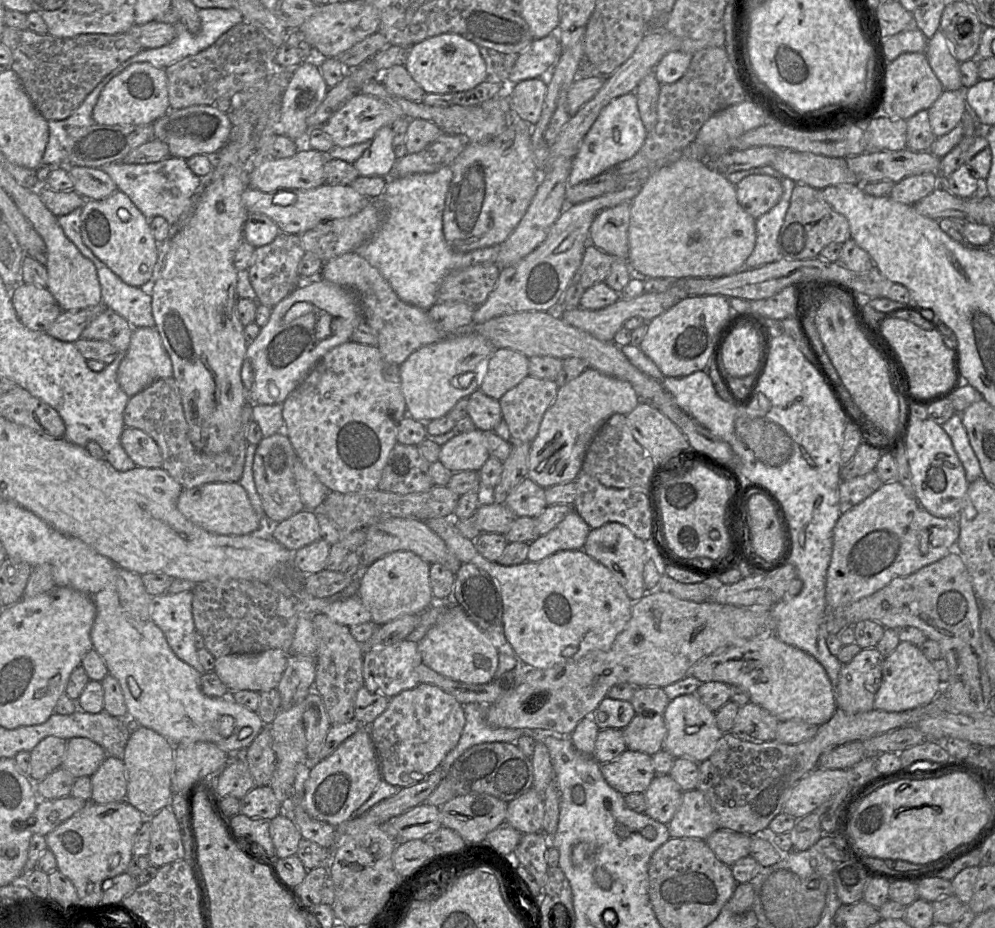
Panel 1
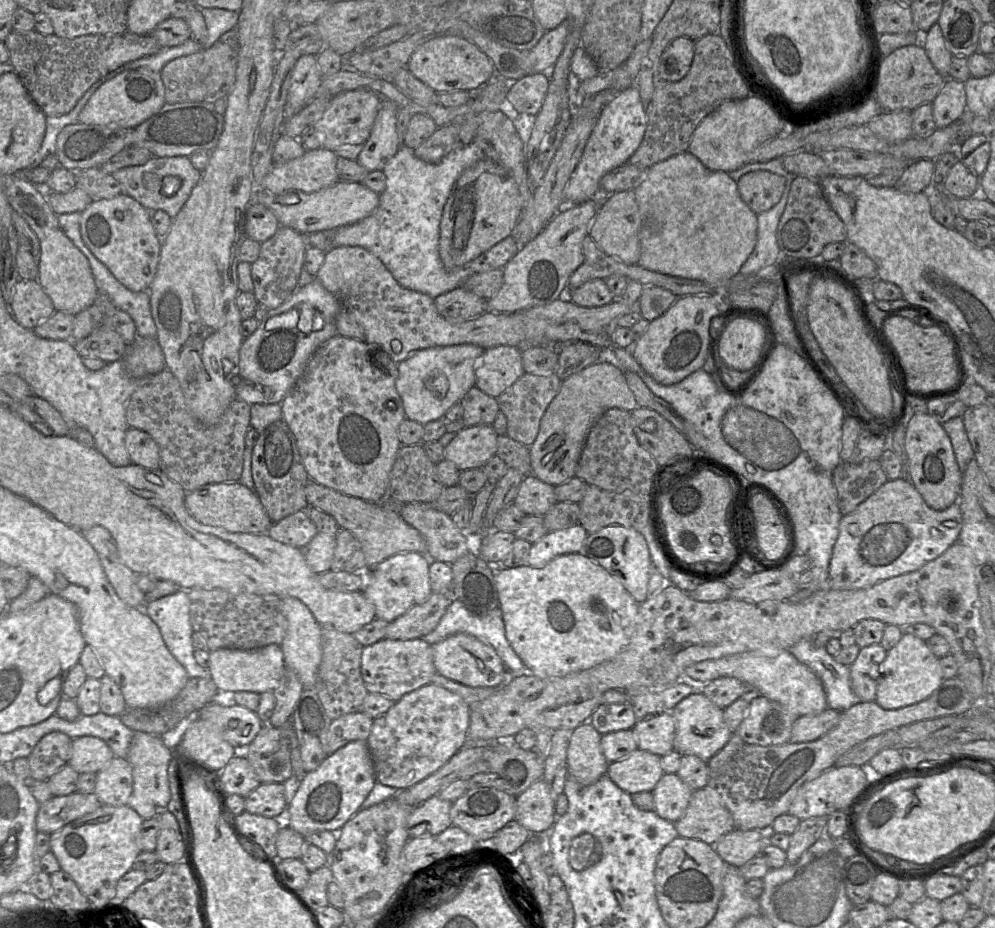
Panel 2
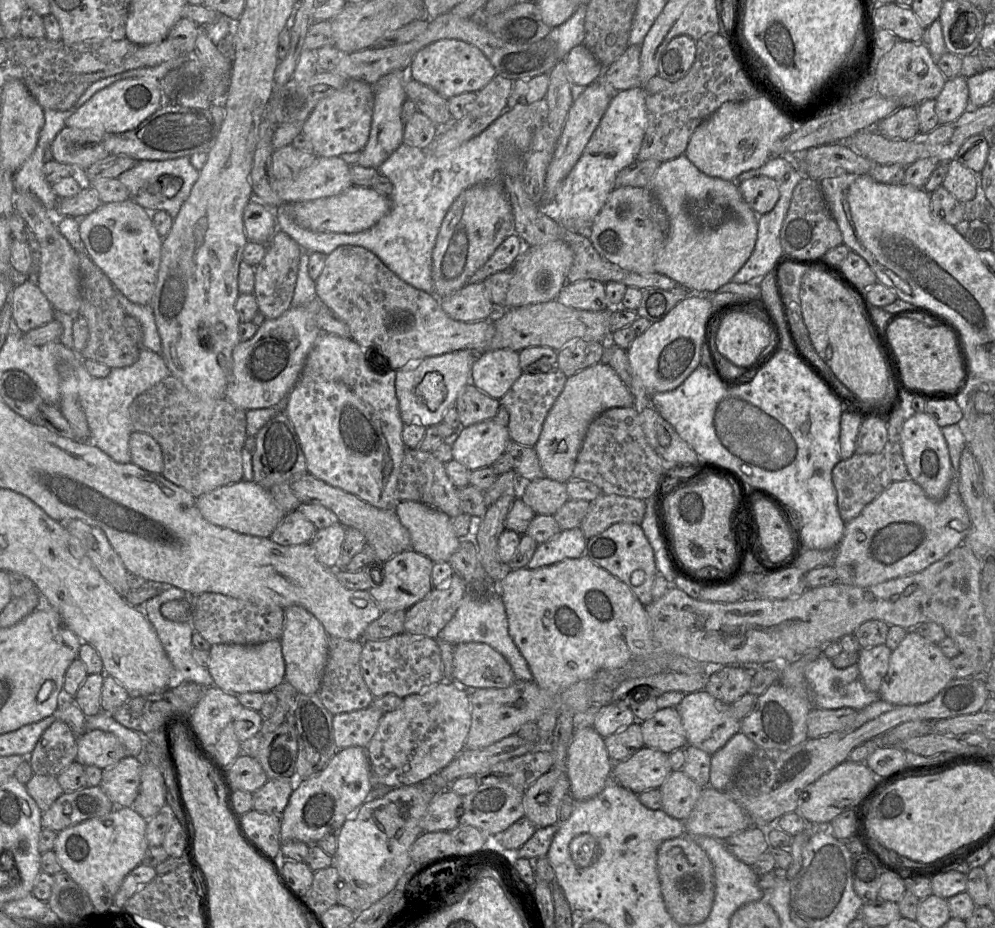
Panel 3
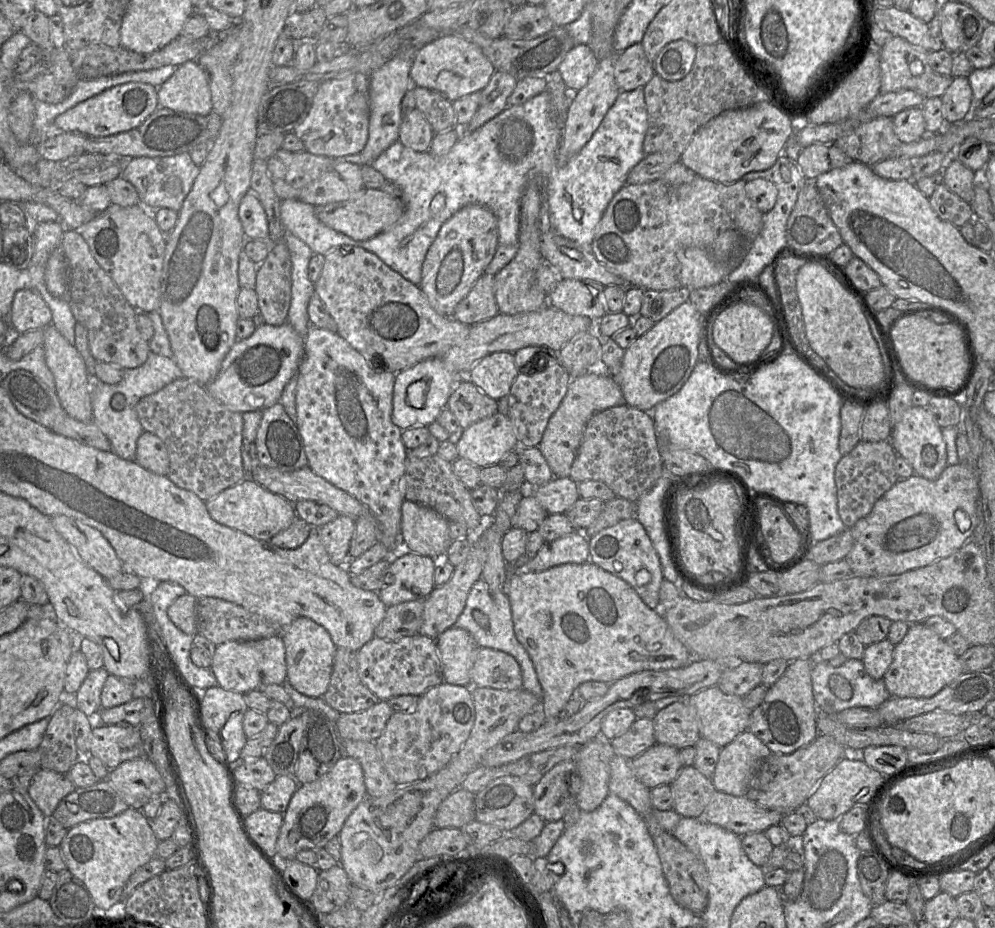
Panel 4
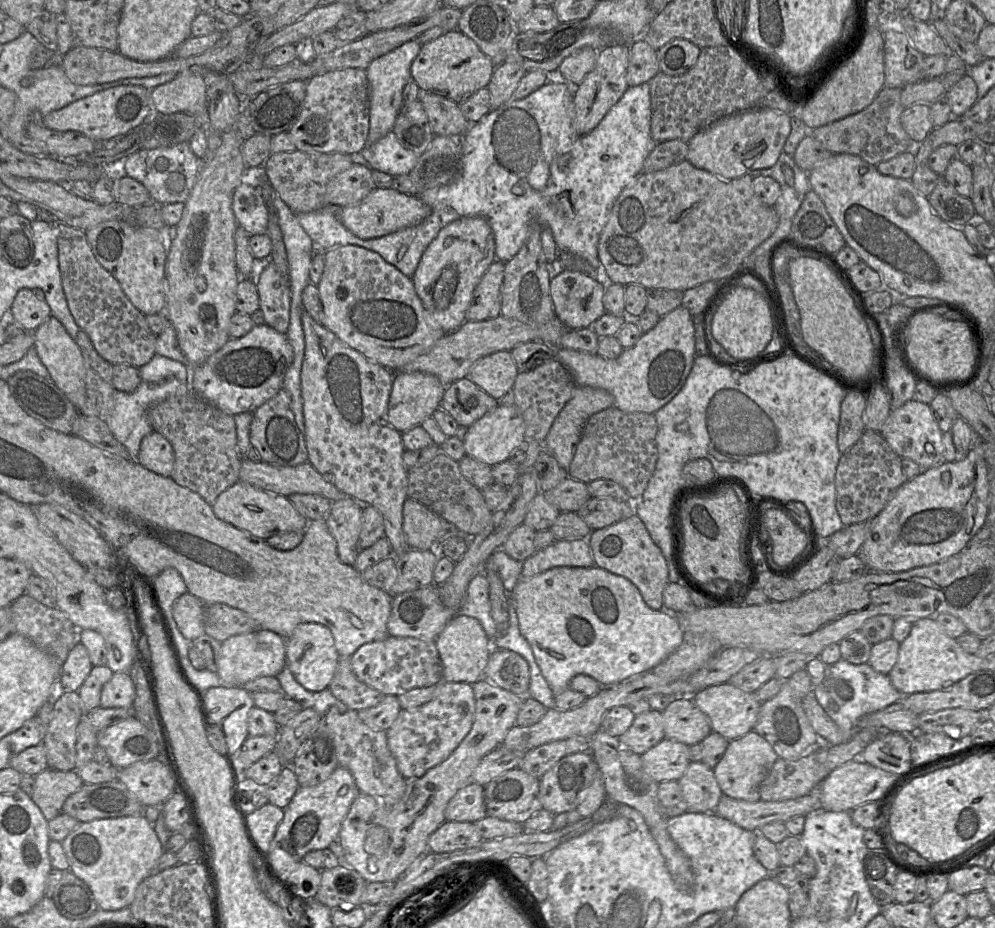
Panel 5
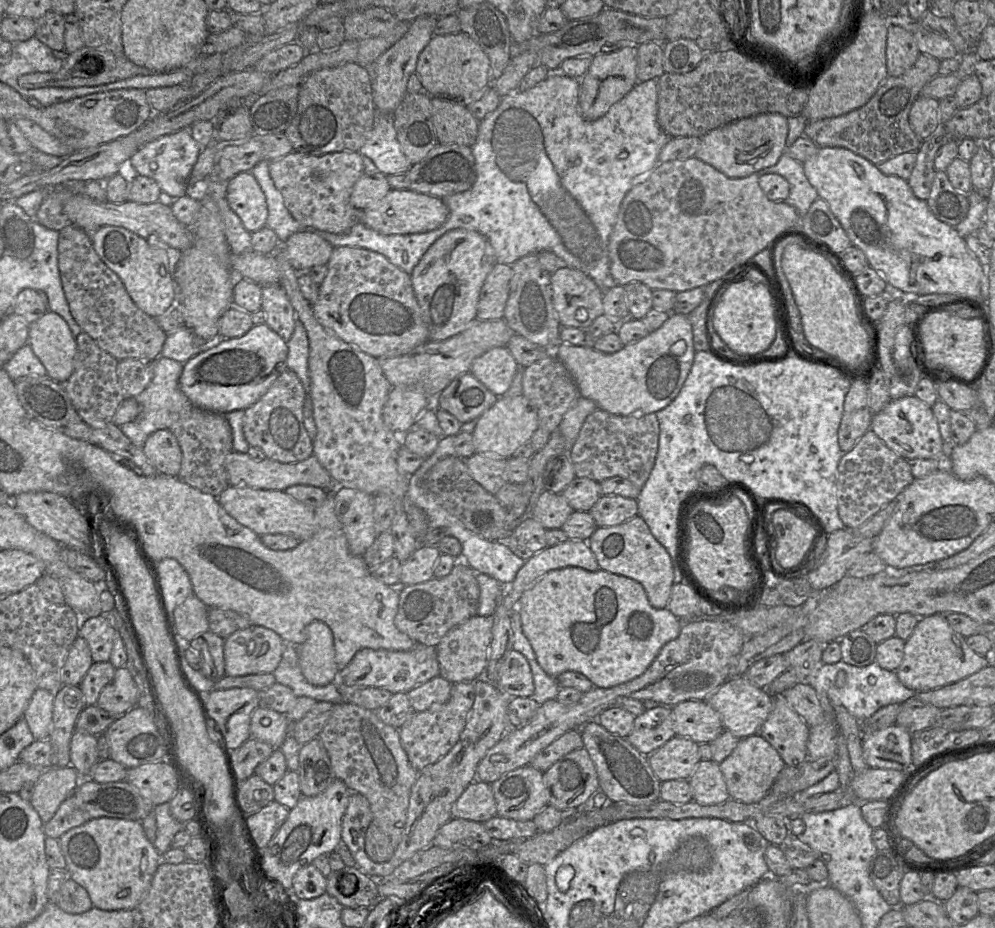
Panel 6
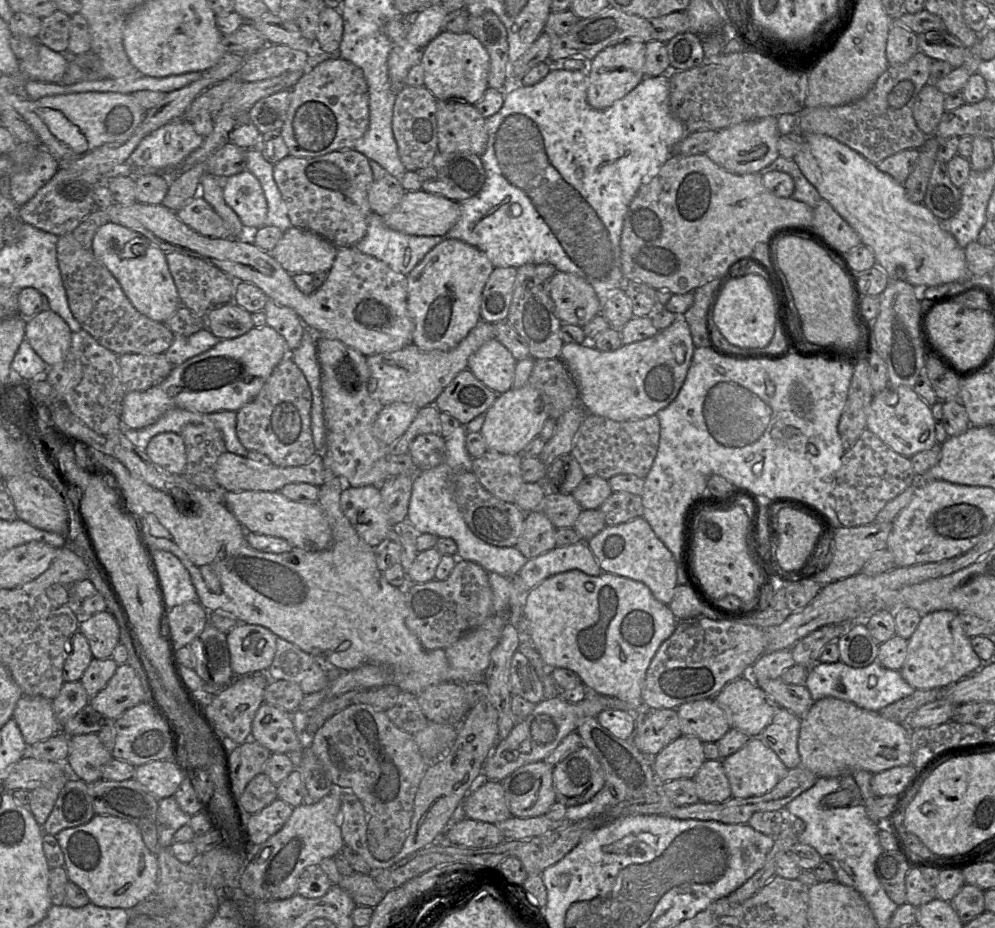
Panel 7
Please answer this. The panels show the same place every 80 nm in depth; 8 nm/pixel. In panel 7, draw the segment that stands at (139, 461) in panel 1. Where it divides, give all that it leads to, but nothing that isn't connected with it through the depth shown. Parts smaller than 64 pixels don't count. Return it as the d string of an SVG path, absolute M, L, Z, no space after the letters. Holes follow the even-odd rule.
M163 432L148 443L146 453L158 466L171 474L181 474L186 468L186 448L183 438L175 432Z

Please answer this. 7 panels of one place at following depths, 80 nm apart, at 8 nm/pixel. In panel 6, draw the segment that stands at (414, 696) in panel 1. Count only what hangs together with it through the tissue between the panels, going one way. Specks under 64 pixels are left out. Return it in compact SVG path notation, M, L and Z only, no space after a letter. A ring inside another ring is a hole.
M473 682L452 684L450 698L443 704L433 704L428 710L414 713L400 728L400 741L412 767L421 772L444 757L458 742L475 701Z

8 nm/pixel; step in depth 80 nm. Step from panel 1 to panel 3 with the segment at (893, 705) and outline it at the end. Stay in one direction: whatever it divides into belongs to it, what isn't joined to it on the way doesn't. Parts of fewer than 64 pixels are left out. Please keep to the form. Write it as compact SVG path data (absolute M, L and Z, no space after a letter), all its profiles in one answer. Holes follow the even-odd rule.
M910 632L906 634L898 647L891 653L888 670L879 689L880 699L897 705L916 705L926 703L937 696L937 694L953 679L954 675L950 658L944 655L938 644L927 640L917 632Z

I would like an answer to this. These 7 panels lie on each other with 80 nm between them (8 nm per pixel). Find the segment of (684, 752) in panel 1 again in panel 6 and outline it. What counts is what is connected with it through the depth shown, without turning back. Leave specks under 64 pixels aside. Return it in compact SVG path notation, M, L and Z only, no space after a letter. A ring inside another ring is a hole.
M744 675L727 679L706 701L720 714L725 731L739 739L757 734L774 705L774 697L765 688L751 684Z

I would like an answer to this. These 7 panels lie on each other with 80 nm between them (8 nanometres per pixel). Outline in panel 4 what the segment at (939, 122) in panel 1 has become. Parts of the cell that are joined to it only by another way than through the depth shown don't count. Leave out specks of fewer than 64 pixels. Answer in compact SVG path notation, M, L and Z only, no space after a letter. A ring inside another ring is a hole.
M954 77L941 96L946 125L967 119L974 107L972 89L967 77Z

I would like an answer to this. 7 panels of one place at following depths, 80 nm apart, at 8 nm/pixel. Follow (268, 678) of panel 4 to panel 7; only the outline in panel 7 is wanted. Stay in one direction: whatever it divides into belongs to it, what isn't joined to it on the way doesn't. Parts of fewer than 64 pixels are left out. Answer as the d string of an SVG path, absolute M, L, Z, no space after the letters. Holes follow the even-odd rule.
M240 623L227 634L235 677L266 673L276 652L276 636L260 625Z

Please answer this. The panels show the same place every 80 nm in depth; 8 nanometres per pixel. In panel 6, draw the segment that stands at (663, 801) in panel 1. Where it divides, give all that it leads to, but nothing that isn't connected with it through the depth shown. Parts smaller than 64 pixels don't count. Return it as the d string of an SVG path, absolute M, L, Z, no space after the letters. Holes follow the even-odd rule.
M712 760L700 761L688 782L698 804L717 805L731 799L720 766Z

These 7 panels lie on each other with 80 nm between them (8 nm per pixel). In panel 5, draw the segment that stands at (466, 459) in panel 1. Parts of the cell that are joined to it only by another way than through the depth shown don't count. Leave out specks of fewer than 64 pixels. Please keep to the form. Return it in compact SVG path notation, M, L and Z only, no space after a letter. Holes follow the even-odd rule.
M498 405L468 427L463 438L467 456L490 466L508 460L512 451L525 442L525 423L515 405Z

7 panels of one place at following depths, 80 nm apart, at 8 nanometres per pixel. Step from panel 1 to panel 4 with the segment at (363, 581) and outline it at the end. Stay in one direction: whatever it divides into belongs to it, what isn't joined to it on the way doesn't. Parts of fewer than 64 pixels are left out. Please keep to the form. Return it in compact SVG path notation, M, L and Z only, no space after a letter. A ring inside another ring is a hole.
M399 549L391 557L394 582L378 592L388 608L403 602L425 599L434 589L434 572L439 560Z

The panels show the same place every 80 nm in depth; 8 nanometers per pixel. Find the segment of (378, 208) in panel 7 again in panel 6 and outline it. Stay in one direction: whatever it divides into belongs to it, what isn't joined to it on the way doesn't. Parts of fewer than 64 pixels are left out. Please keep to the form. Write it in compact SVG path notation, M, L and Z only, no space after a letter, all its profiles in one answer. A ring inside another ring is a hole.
M364 173L353 186L350 204L357 210L366 211L382 200L391 189L383 173Z

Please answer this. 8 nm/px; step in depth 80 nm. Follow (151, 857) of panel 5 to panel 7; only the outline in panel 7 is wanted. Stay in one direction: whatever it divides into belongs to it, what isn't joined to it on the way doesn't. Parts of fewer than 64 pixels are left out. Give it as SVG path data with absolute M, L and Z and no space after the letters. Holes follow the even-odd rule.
M95 815L88 823L67 828L55 835L63 852L68 880L85 891L90 902L102 908L131 909L153 896L159 872L157 856L146 847L140 828L111 815Z

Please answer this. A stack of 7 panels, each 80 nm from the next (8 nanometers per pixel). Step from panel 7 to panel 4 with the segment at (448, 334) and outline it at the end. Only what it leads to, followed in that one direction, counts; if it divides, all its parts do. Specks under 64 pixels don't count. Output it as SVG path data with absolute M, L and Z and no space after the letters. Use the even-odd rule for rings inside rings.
M468 205L446 221L428 249L422 266L419 287L431 307L440 315L452 317L456 305L484 274L498 246L498 221L486 207Z

